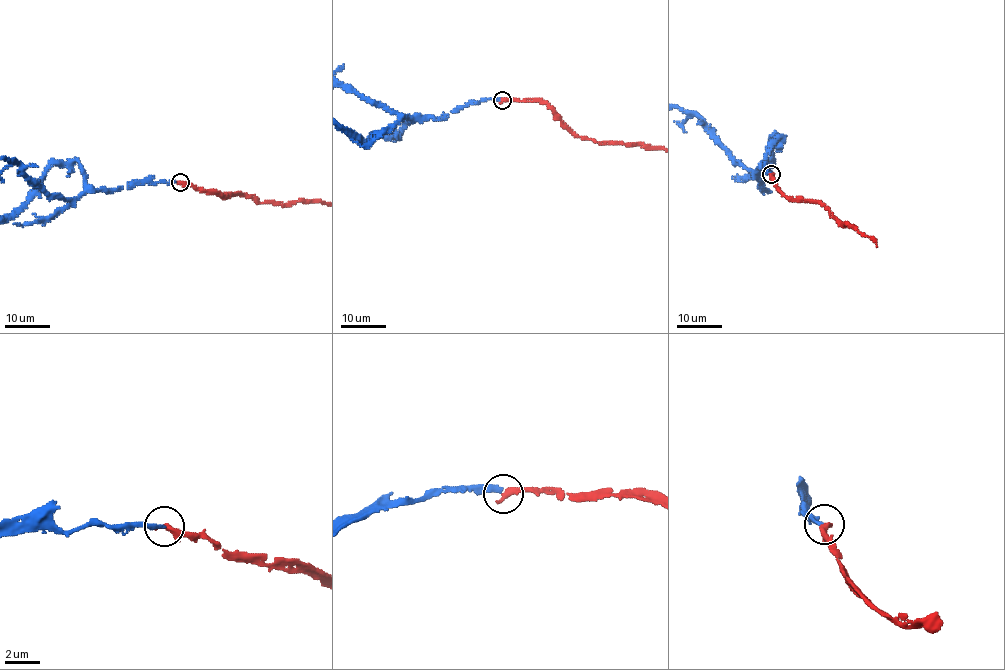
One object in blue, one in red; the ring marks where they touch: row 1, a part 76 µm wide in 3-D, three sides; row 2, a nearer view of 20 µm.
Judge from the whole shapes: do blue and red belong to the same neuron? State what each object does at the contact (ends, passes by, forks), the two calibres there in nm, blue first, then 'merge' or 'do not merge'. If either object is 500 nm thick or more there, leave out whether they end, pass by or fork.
blue ends there; red ends there; 240 nm thick on the blue side, 360 nm on the other; merge

